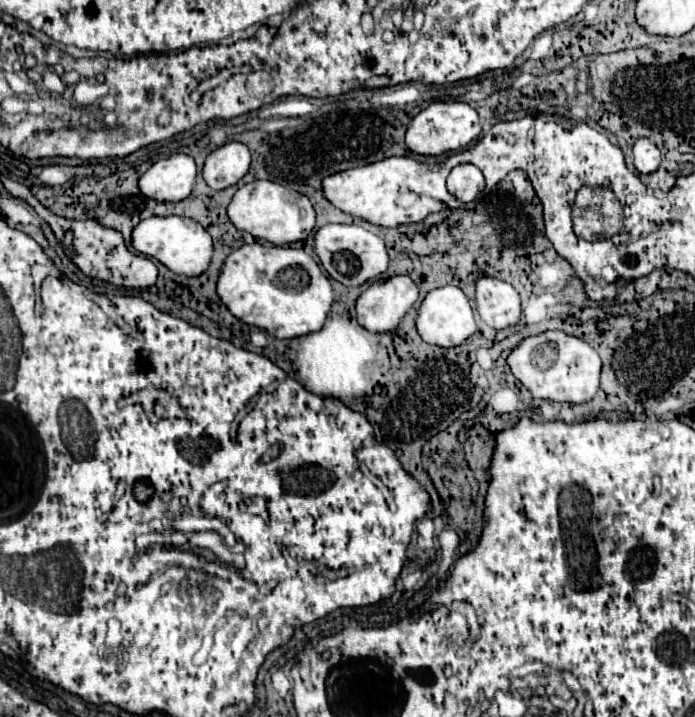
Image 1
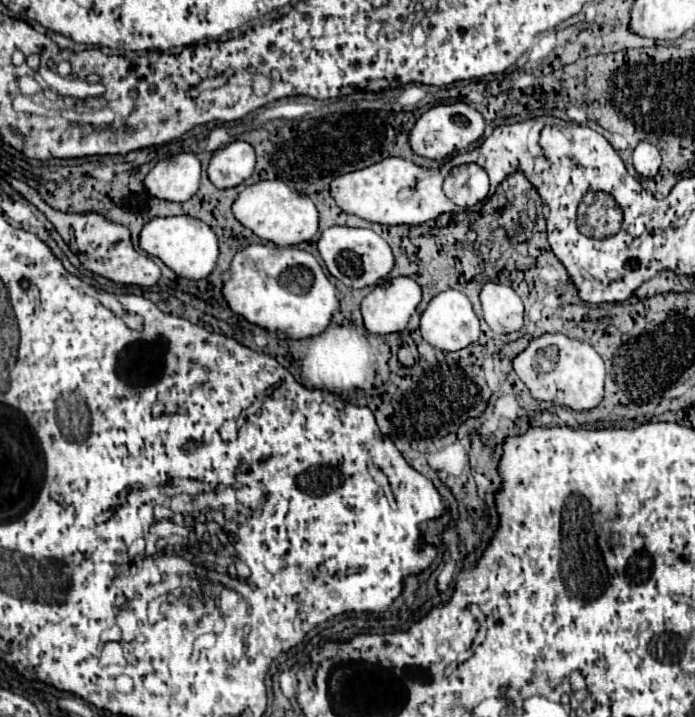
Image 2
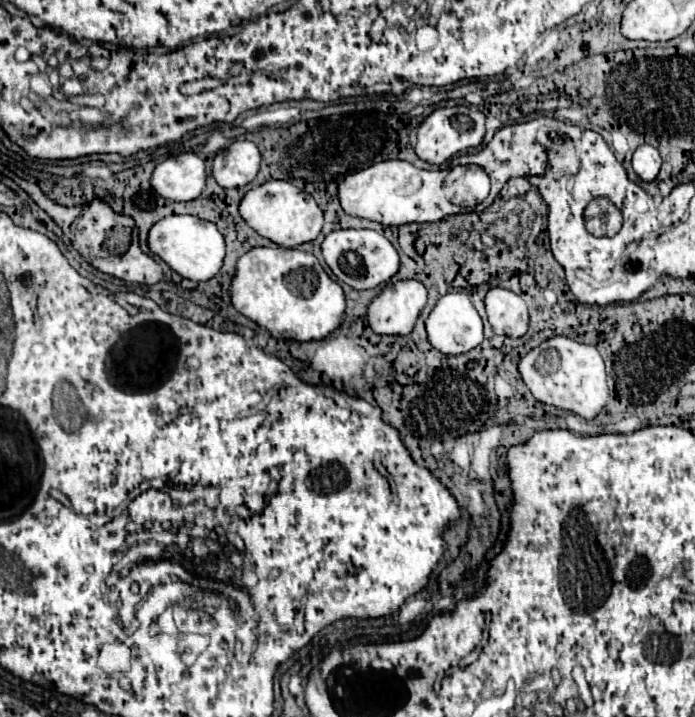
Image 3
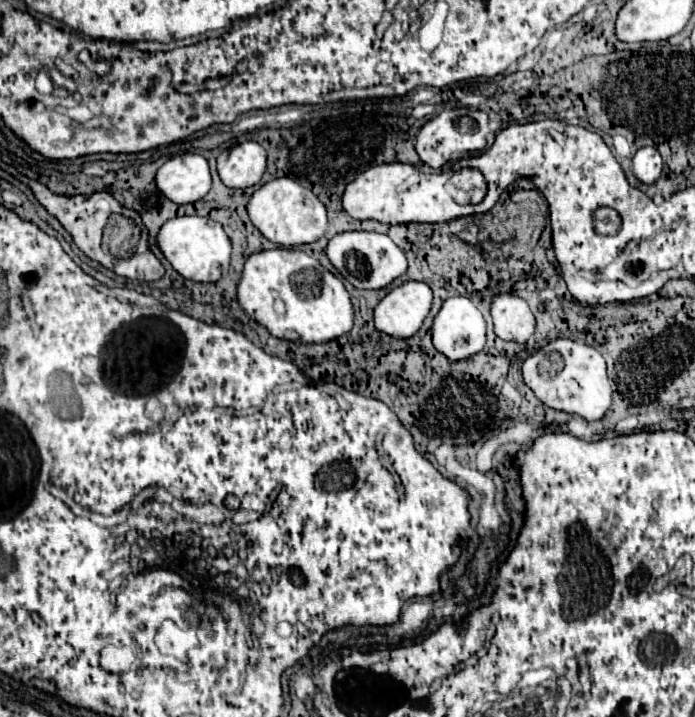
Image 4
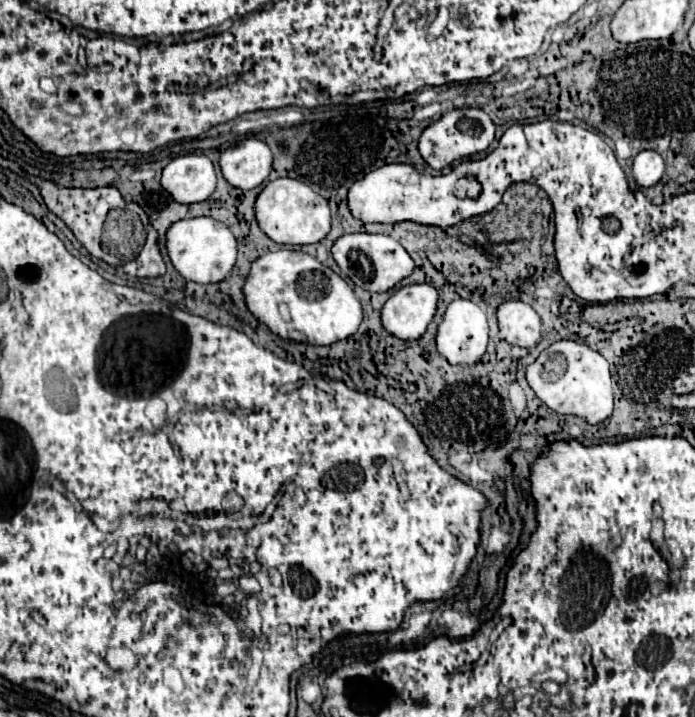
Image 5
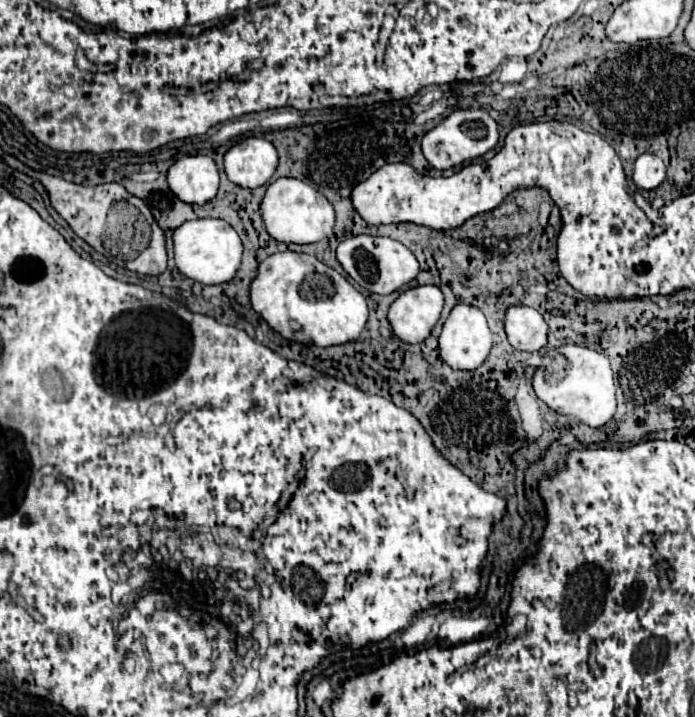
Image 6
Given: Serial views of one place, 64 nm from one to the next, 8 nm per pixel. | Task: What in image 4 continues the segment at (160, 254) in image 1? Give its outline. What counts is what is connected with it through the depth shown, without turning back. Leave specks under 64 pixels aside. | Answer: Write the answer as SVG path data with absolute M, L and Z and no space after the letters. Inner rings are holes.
M202 216L172 218L158 230L156 244L162 250L164 258L172 264L172 268L180 276L194 282L216 282L230 264L230 252L232 252L230 240L222 230L222 226L210 218Z

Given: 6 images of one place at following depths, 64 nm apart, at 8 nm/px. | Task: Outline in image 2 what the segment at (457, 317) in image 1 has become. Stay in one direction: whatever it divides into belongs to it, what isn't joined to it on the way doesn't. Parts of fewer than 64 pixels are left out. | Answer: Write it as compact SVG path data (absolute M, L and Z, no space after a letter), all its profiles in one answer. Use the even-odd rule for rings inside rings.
M444 290L440 294L436 294L426 310L422 312L420 316L420 332L422 332L422 338L434 346L434 348L440 348L440 350L460 350L460 348L466 348L470 346L472 342L478 340L478 334L480 334L480 322L472 310L472 304L470 300L466 298L464 292L460 290Z

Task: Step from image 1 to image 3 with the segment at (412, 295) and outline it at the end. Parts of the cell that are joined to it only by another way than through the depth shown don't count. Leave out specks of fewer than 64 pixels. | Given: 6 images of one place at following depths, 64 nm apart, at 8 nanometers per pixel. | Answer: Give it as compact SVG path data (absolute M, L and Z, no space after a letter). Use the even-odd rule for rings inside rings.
M418 280L388 284L368 304L368 324L376 334L408 334L412 332L426 298L426 288Z

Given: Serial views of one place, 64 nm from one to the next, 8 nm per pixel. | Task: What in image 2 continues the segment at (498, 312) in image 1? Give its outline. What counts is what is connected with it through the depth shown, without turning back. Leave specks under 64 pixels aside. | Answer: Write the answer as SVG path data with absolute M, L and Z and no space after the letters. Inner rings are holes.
M500 282L484 284L480 290L480 304L486 324L496 334L508 334L522 328L524 306L512 286Z

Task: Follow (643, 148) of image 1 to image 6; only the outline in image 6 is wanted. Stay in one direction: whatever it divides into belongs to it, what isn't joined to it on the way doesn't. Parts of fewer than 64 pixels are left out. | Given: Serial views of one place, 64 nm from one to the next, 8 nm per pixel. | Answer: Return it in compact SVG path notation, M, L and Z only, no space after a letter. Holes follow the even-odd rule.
M640 154L634 162L634 176L632 180L636 182L638 188L642 190L654 190L662 184L662 180L666 178L666 166L662 162L662 158L658 158L656 154Z

